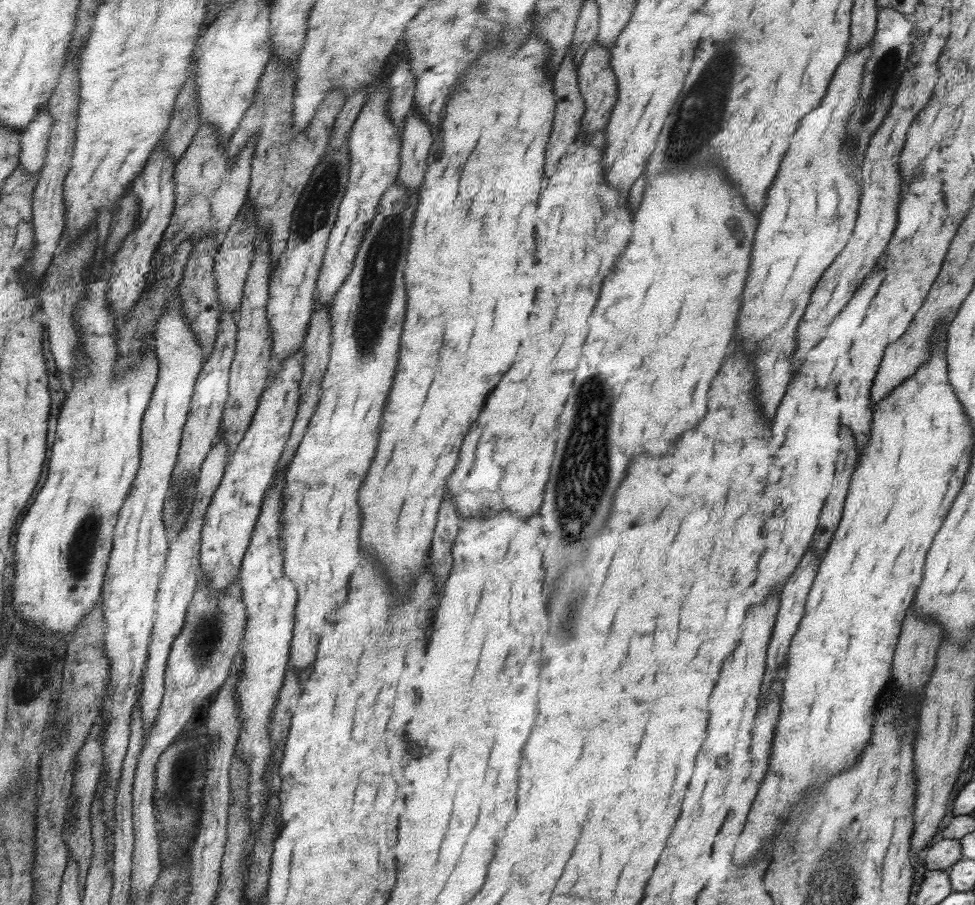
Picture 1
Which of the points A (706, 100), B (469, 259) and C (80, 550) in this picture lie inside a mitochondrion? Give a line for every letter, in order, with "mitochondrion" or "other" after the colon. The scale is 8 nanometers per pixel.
A: mitochondrion
B: other
C: mitochondrion

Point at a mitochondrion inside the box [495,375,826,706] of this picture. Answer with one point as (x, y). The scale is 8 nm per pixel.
(568, 622)

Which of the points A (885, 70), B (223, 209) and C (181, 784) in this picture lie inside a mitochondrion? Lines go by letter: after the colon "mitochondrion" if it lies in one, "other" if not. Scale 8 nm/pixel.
A: mitochondrion
B: other
C: mitochondrion

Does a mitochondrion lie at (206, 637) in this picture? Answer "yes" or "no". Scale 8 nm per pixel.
yes

